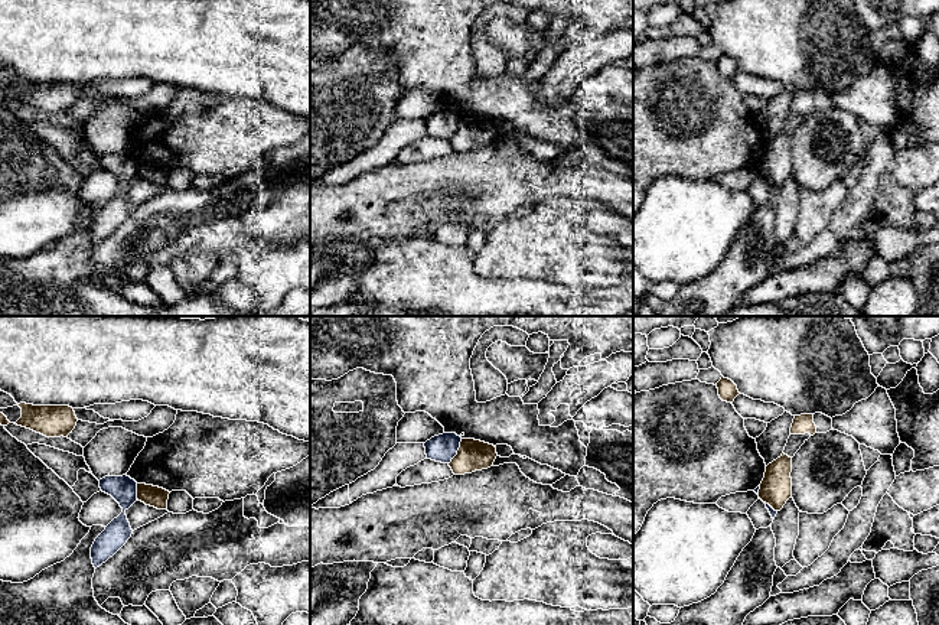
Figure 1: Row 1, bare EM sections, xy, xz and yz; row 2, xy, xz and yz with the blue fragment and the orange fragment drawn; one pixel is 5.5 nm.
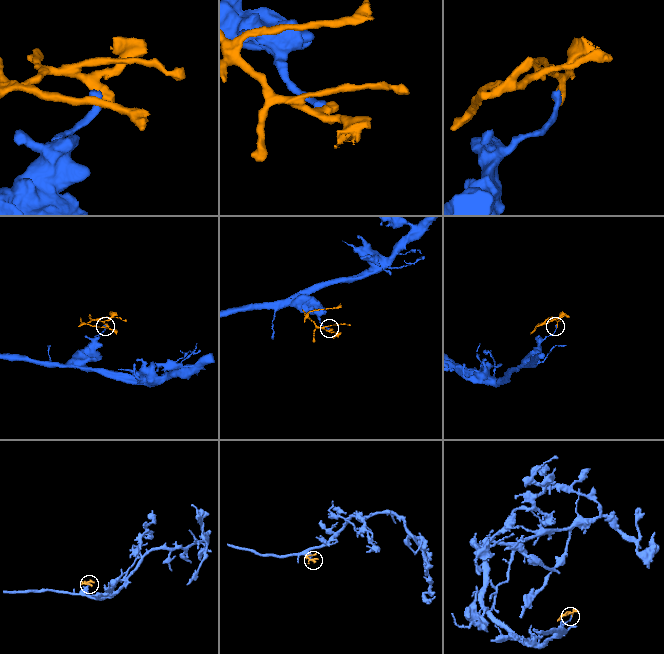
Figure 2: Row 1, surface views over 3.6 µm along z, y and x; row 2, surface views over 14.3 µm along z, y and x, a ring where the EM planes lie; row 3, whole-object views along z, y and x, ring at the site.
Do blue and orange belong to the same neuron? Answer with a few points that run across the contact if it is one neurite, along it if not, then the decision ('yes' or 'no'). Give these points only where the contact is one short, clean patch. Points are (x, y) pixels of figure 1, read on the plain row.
line xz (462, 116), (457, 130), (449, 140); no

